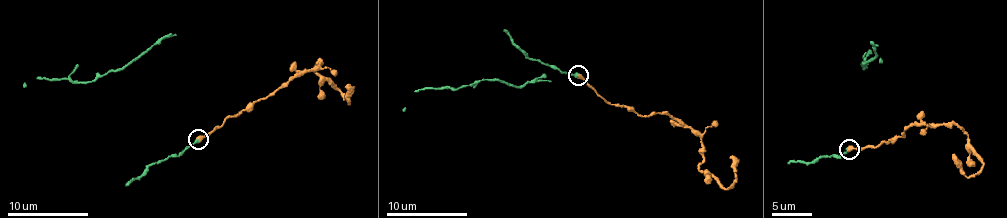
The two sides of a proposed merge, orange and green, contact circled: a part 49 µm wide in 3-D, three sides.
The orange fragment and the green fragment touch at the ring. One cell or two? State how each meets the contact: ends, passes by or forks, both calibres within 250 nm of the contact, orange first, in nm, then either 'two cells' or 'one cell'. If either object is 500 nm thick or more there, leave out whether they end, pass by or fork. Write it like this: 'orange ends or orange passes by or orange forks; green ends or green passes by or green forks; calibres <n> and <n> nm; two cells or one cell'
orange ends; green ends; calibres 440 and 320 nm; two cells

